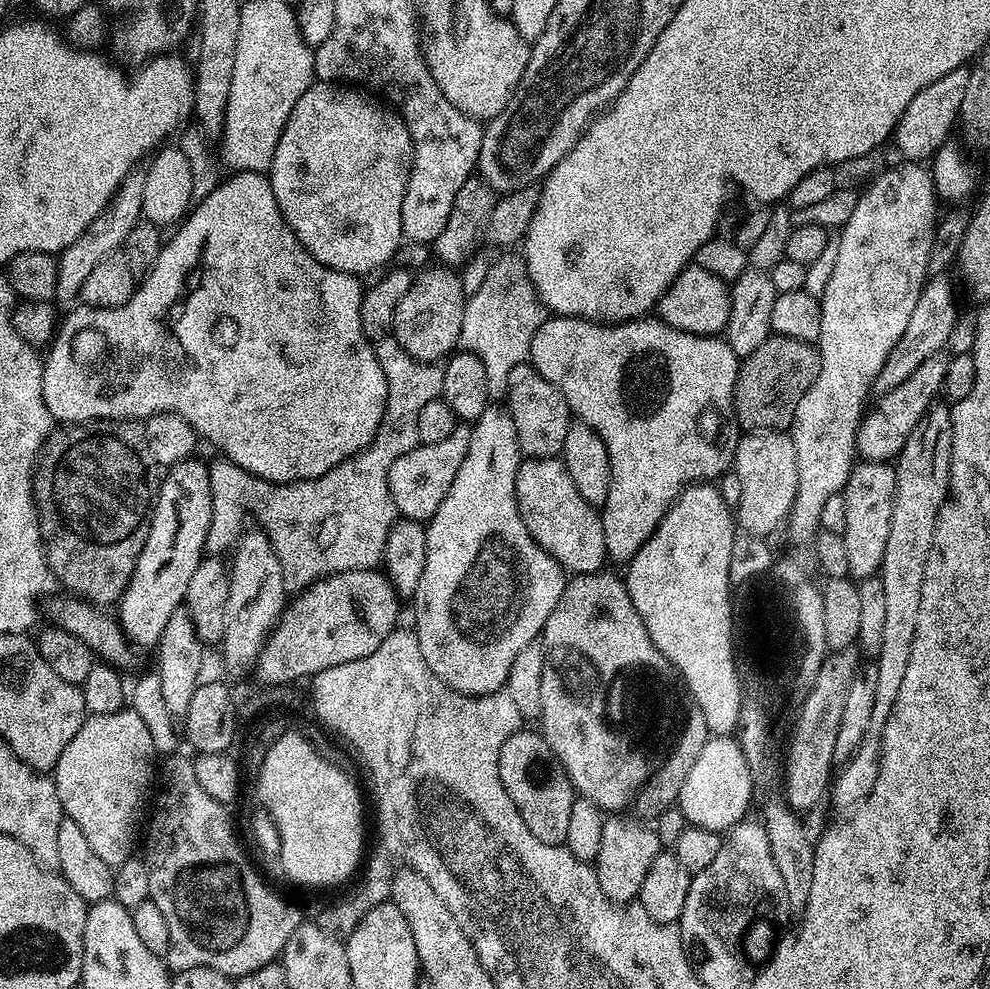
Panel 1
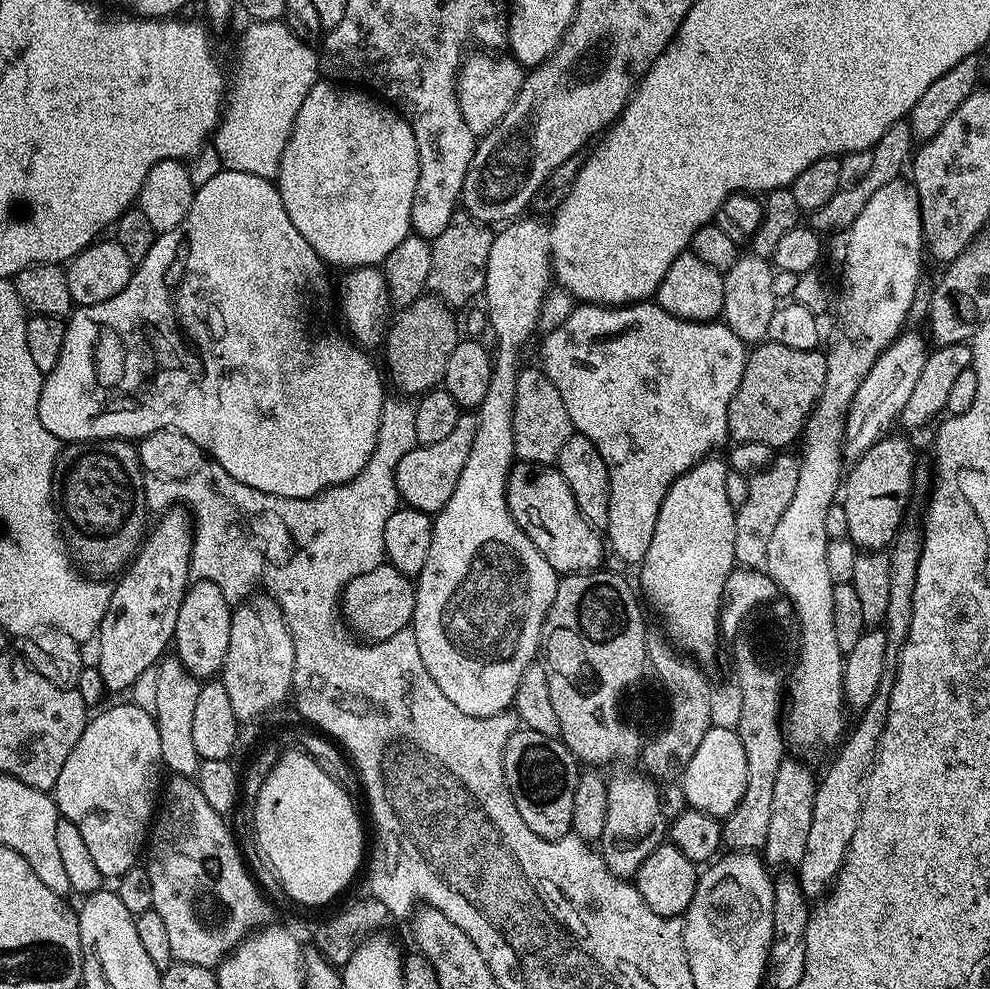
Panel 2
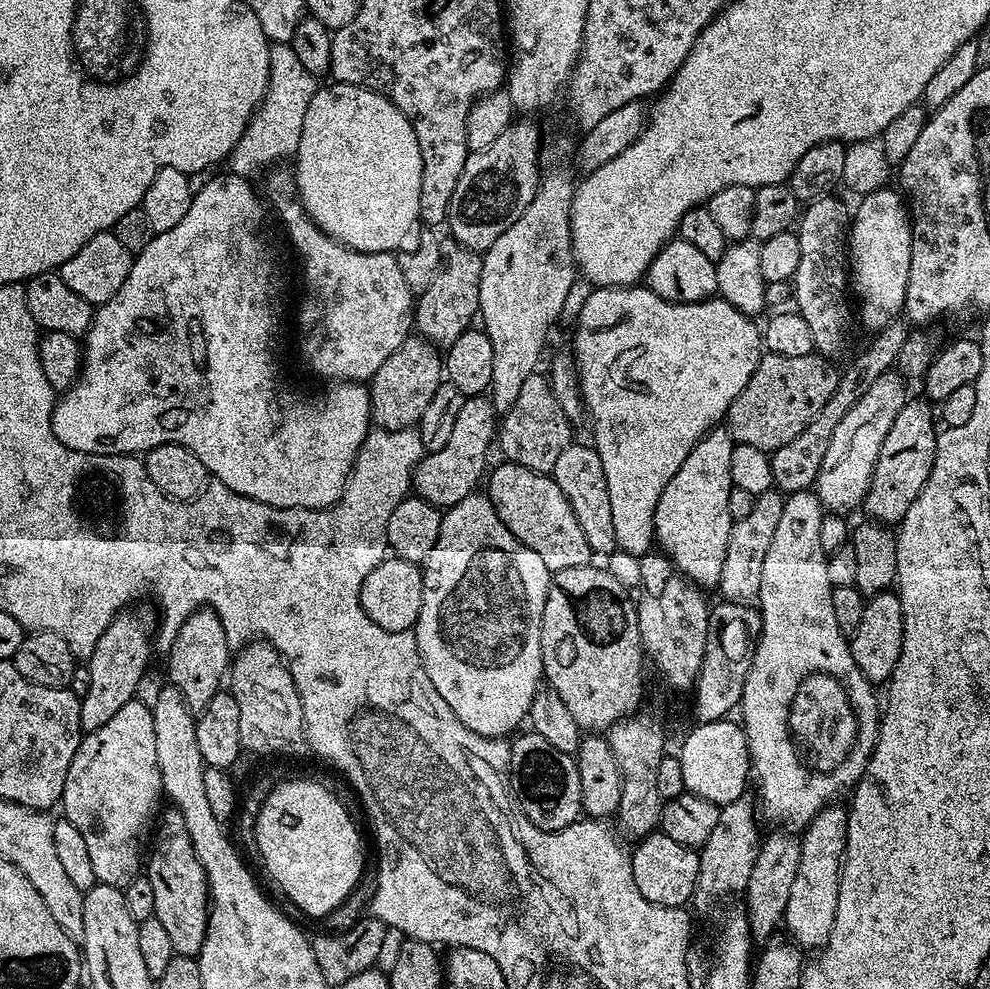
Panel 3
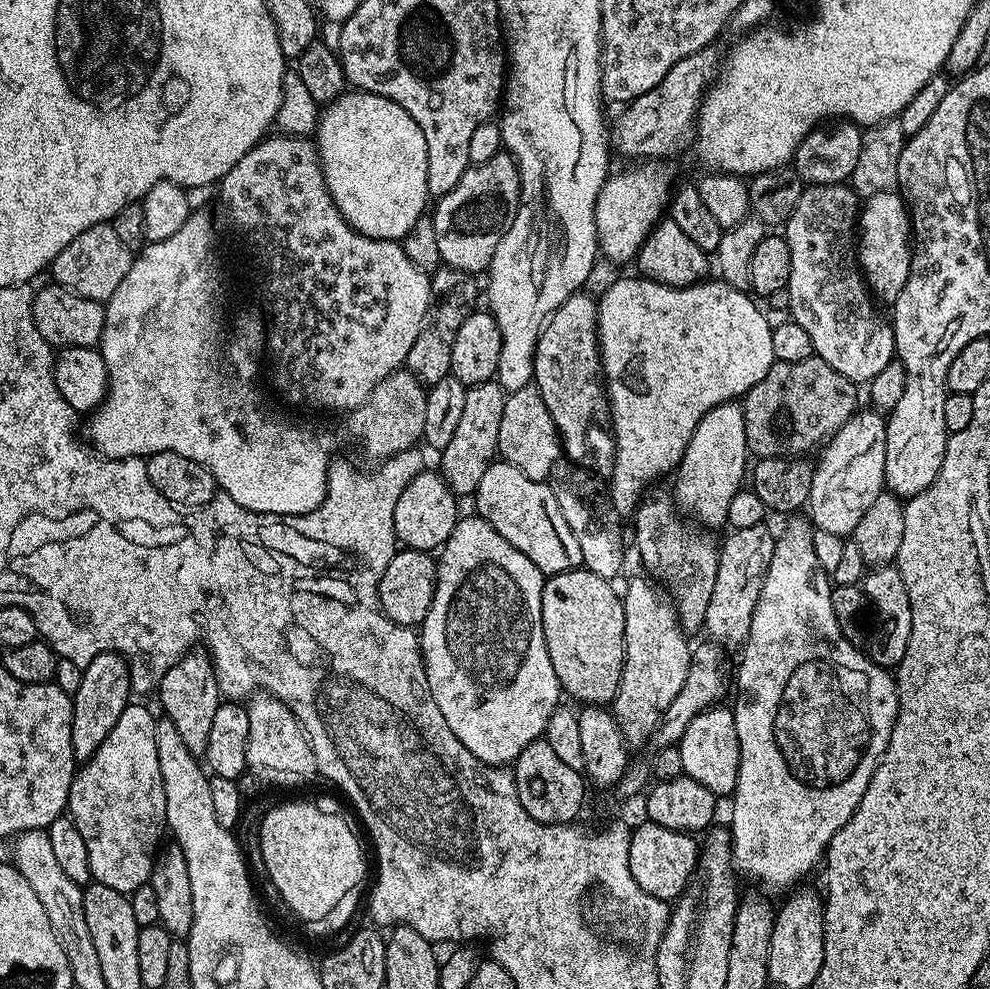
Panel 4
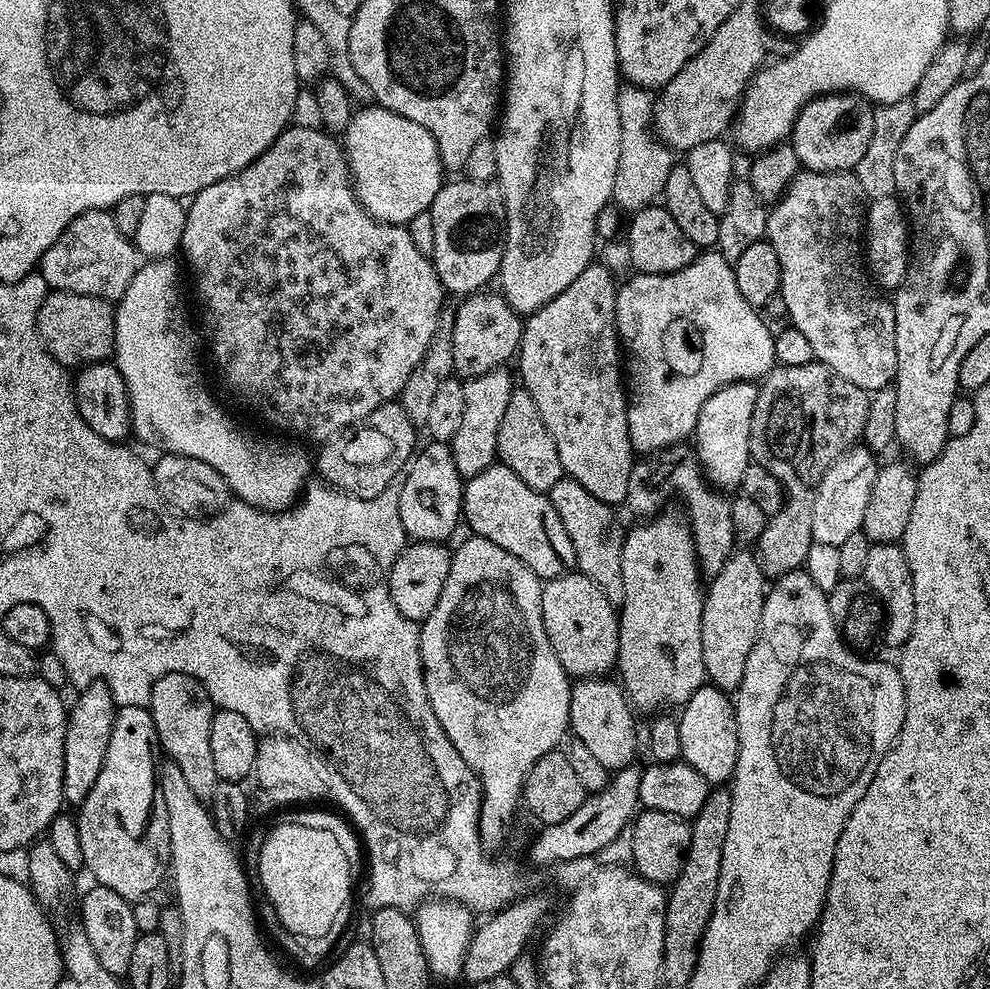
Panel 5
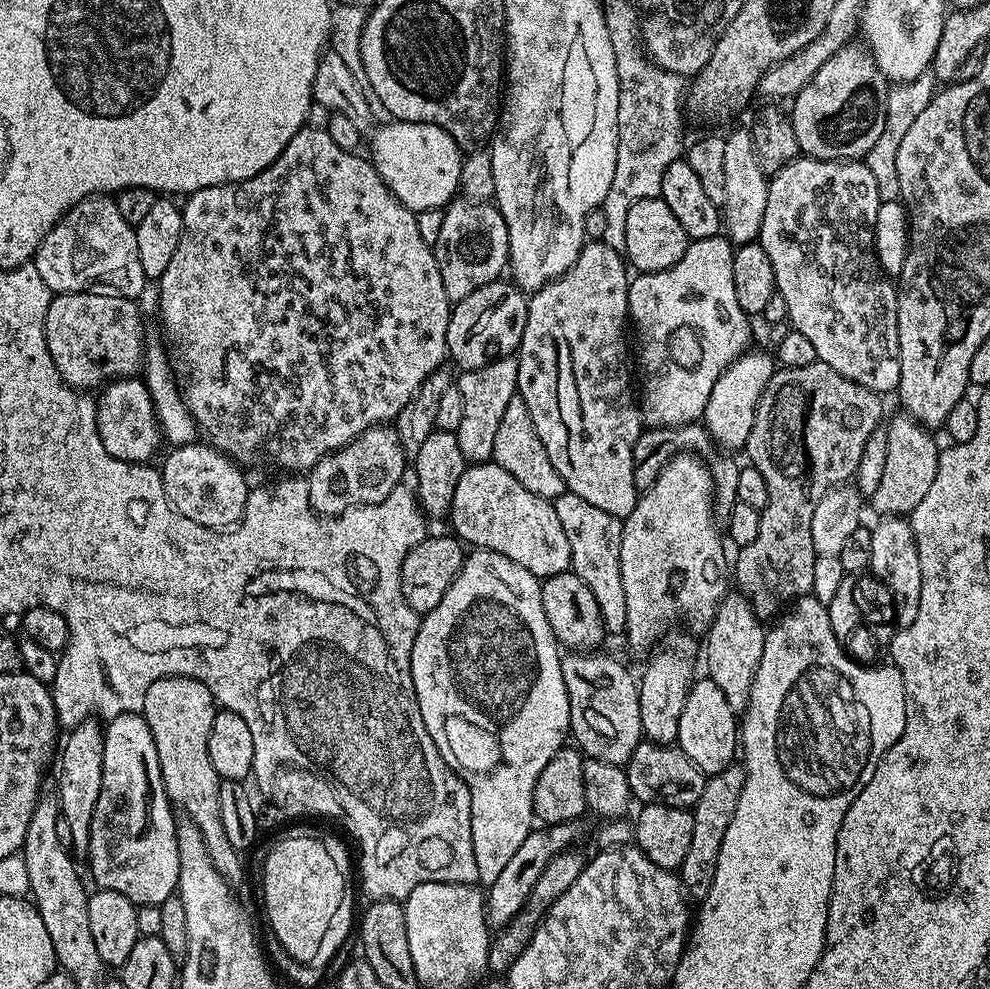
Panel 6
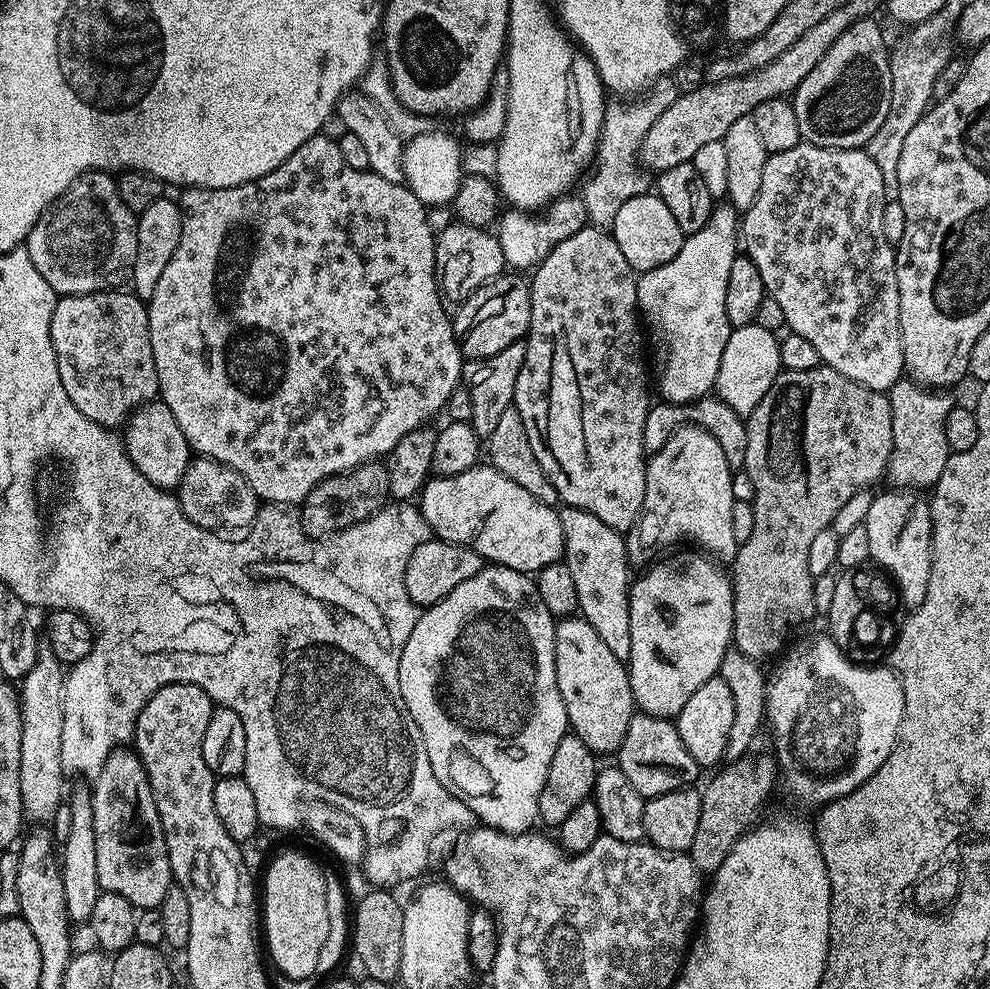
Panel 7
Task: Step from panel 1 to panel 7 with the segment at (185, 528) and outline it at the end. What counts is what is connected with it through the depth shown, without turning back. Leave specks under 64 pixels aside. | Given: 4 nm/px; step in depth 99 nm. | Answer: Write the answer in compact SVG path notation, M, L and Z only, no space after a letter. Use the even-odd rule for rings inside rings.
M71 785L66 796L66 812L68 808L68 833L64 836L64 853L60 856L59 891L75 920L91 921L94 902L98 902L102 891L98 882L98 852L94 850L94 806L92 805L92 788L89 785Z

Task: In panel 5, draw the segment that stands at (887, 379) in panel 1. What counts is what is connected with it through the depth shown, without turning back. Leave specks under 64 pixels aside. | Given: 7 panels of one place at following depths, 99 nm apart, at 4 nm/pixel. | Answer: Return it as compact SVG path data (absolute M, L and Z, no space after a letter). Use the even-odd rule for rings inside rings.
M853 446L832 463L830 470L816 488L814 498L814 526L812 539L818 542L841 544L850 534L861 531L866 518L866 502L870 502L870 490L874 490L874 478L878 471L877 457L867 446Z

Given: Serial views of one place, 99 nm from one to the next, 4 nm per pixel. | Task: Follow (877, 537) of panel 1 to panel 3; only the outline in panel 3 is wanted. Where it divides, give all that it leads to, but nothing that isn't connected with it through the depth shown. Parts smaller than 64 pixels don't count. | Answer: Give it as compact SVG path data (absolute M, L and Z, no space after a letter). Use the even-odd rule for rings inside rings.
M909 399L898 418L894 418L894 426L890 426L890 434L886 434L886 442L882 442L882 450L878 454L874 474L870 478L868 493L864 496L863 511L868 511L873 521L885 526L899 525L906 510L914 506L914 498L918 498L934 466L937 421L934 419L933 405L927 399L919 399Z

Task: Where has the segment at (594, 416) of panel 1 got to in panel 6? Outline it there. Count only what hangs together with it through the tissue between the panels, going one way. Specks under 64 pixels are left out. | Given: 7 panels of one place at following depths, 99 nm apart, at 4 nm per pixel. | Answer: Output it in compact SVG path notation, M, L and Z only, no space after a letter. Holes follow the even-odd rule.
M724 234L694 240L674 266L631 277L628 314L631 327L636 327L636 336L640 339L640 368L648 375L644 380L644 396L642 392L642 420L649 428L697 423L704 415L714 382L718 382L721 374L749 347L750 317L738 306L738 297L734 294L733 251L732 241Z

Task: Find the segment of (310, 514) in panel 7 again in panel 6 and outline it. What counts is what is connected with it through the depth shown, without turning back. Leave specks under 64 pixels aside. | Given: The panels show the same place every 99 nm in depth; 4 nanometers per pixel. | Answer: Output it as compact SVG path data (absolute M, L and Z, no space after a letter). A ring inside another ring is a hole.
M377 424L368 428L354 442L324 456L314 467L308 469L308 501L318 516L340 516L346 510L358 508L361 504L382 502L405 479L406 455L399 442L395 427Z

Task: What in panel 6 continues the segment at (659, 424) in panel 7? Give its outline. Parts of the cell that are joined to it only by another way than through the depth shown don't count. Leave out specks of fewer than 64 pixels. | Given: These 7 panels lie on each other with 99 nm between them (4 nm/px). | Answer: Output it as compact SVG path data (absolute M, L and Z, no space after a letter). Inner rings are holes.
M703 422L670 426L669 428L645 427L640 433L638 442L634 442L634 482L637 489L648 488L658 478L658 474L673 458L681 454L696 456L708 467L712 479L712 511L717 521L727 521L730 510L734 510L738 500L738 476L742 467L741 461L736 461L731 451L717 444L708 433L708 427Z

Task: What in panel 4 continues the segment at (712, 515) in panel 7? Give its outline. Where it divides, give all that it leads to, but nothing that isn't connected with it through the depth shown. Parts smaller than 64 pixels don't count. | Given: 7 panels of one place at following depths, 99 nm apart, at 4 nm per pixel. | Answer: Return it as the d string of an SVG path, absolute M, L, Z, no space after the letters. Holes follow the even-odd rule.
M639 575L622 592L626 618L624 665L616 698L610 705L624 741L633 749L643 749L647 745L654 734L654 726L658 726L662 714L666 714L666 706L670 706L670 702L674 702L674 694L682 690L693 653L690 644L688 648L689 637L676 617L676 605L667 591L647 575Z

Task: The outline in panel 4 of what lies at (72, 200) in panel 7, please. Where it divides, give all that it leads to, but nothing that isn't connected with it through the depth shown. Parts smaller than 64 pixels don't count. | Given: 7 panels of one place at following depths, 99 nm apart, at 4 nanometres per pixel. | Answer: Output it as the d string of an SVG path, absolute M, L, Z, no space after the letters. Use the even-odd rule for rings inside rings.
M111 223L90 226L90 230L82 230L82 234L54 258L50 265L51 279L82 298L107 302L114 290L118 290L122 278L126 278L126 270L130 270L133 259L133 249L126 247L122 238L114 234Z

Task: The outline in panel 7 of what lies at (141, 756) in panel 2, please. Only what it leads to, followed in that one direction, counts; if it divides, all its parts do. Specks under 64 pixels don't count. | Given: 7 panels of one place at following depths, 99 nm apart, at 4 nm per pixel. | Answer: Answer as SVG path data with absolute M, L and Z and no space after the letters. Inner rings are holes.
M116 746L106 758L99 776L95 777L92 788L94 806L94 850L98 852L98 882L105 892L122 894L126 902L139 910L141 908L159 908L166 890L172 883L170 858L166 854L166 842L162 822L158 818L158 806L154 806L154 794L150 790L148 775L140 757L135 751Z

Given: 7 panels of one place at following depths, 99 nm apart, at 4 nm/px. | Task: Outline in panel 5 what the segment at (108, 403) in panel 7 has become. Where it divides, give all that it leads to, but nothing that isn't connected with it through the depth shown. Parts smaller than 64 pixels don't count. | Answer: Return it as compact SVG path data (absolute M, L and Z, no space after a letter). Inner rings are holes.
M49 291L38 310L36 325L40 331L40 341L49 354L68 370L79 370L85 364L103 364L116 351L116 310L101 296Z

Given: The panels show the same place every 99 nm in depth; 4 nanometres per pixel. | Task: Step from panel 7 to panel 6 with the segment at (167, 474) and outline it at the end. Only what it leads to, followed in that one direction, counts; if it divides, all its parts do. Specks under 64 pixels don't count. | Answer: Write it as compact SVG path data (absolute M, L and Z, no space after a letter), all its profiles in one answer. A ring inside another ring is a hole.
M143 379L113 380L103 385L99 395L95 397L96 425L102 438L102 446L106 446L109 454L114 454L114 458L122 462L149 463L153 459L151 456L159 450L160 444L162 445L162 433L160 425L156 422L154 404Z

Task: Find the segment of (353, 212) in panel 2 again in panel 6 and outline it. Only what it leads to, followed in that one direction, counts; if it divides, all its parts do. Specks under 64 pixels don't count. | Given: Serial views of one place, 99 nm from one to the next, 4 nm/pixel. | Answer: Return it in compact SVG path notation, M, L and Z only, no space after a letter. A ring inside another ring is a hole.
M396 120L381 123L379 127L371 133L370 159L376 173L396 195L398 202L402 202L414 213L427 208L444 208L457 195L460 186L461 145L450 138L446 130L433 124Z

